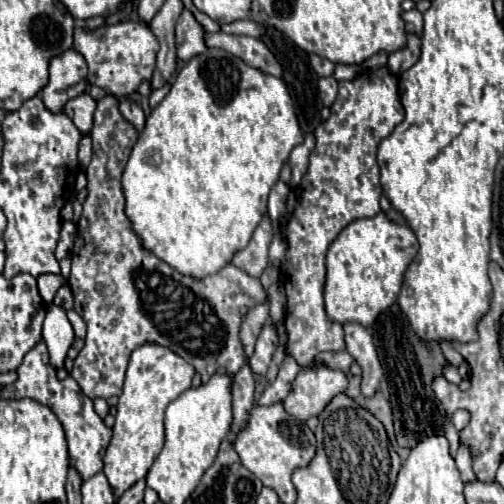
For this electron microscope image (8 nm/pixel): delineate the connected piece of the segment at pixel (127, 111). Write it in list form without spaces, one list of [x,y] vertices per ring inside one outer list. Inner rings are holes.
[[[124,98],[124,100],[120,100],[120,112],[122,112],[122,116],[124,116],[138,132],[144,130],[146,116],[144,116],[144,112],[142,112],[142,108],[140,108],[138,104],[134,104],[134,102],[130,102],[128,98]]]

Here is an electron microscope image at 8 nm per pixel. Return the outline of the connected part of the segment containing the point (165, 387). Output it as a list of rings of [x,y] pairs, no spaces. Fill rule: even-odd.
[[[144,344],[132,352],[124,390],[116,406],[116,424],[112,428],[114,436],[102,456],[102,472],[110,482],[114,498],[120,498],[132,484],[148,474],[152,462],[164,446],[164,410],[174,398],[190,388],[192,376],[194,366],[168,348],[158,348],[158,344]]]

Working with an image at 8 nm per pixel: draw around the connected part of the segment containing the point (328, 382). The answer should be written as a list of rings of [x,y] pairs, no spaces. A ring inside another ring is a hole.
[[[322,366],[314,368],[314,370],[312,368],[304,368],[296,376],[296,380],[292,384],[292,392],[288,394],[288,398],[282,404],[284,404],[284,410],[290,416],[294,416],[300,422],[306,422],[312,416],[318,416],[336,394],[342,394],[346,390],[346,386],[348,386],[348,380],[346,380],[344,372],[334,372],[334,370],[322,368]]]

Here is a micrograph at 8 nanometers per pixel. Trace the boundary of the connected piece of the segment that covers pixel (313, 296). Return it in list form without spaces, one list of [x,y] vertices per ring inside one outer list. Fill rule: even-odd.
[[[380,68],[378,72],[370,76],[358,76],[350,82],[338,84],[338,98],[330,108],[330,118],[320,124],[314,132],[316,136],[316,148],[310,154],[310,166],[308,172],[302,176],[300,182],[300,206],[292,212],[288,226],[286,226],[286,262],[282,266],[284,272],[284,292],[288,298],[286,308],[286,332],[288,332],[288,344],[286,352],[300,364],[308,366],[312,362],[312,356],[318,352],[340,352],[346,350],[344,342],[344,330],[340,324],[334,324],[328,320],[324,310],[324,280],[326,280],[326,252],[332,240],[344,230],[352,220],[376,216],[380,212],[380,168],[376,162],[376,150],[378,144],[390,136],[390,132],[396,128],[396,124],[402,122],[402,104],[398,100],[398,80],[388,68]]]

